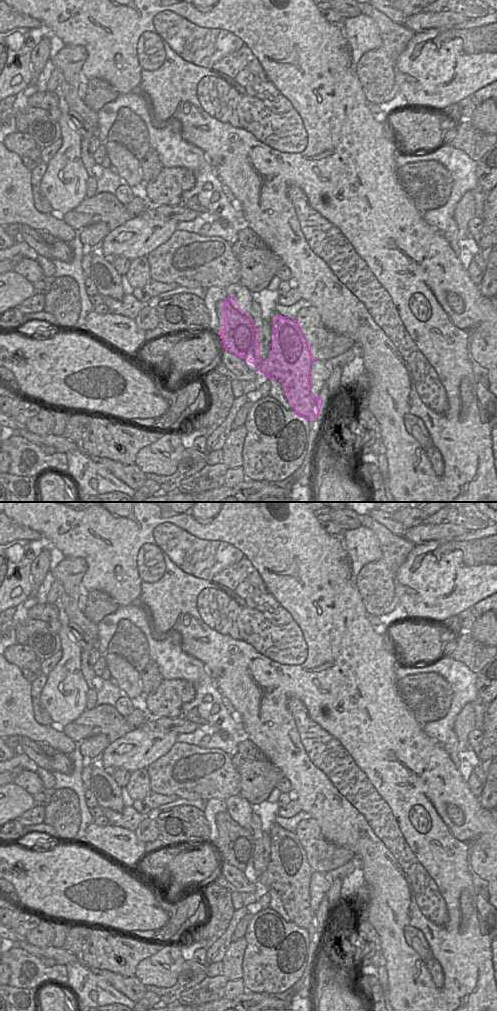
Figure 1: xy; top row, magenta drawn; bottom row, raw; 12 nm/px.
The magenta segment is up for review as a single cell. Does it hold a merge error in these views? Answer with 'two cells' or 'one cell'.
two cells

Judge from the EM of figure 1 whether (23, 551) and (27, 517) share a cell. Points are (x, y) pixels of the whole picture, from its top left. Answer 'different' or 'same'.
different

